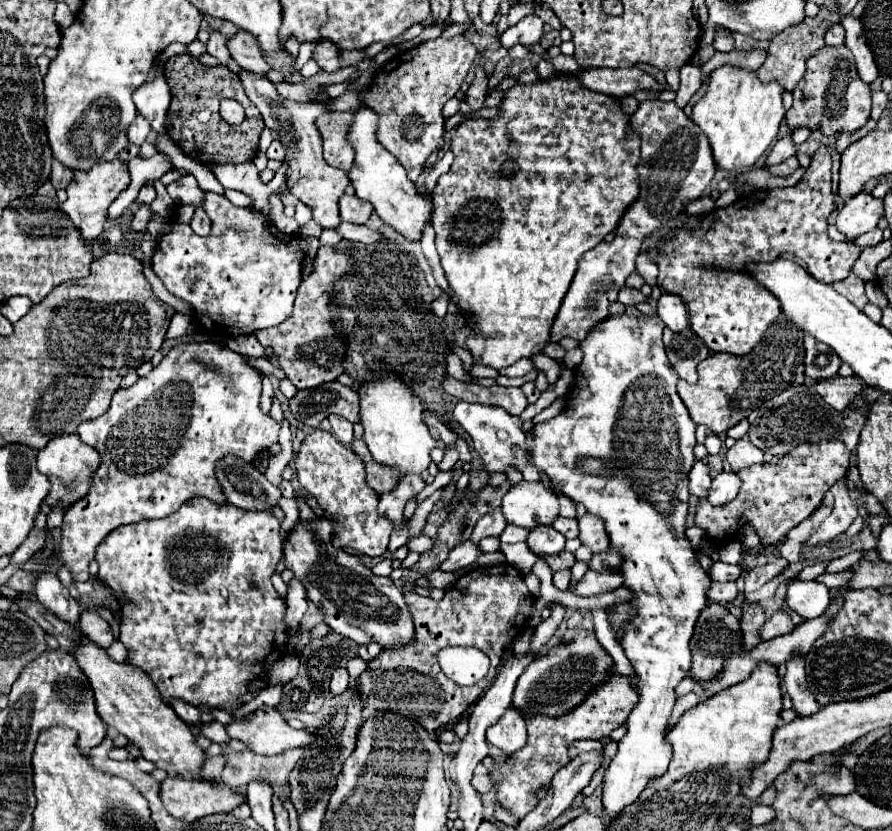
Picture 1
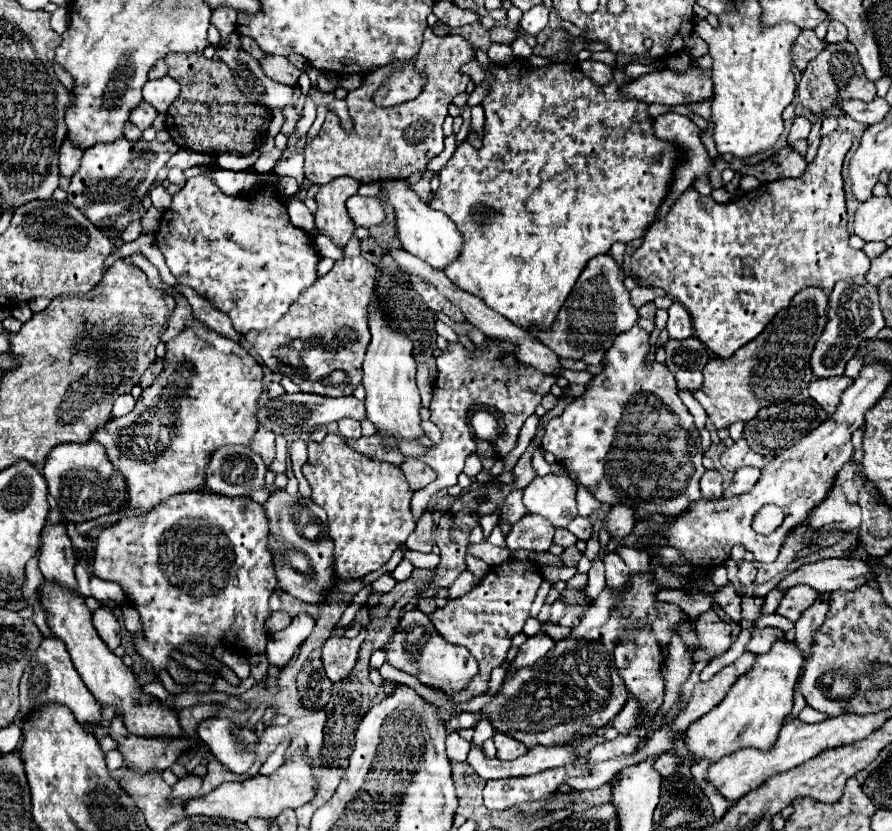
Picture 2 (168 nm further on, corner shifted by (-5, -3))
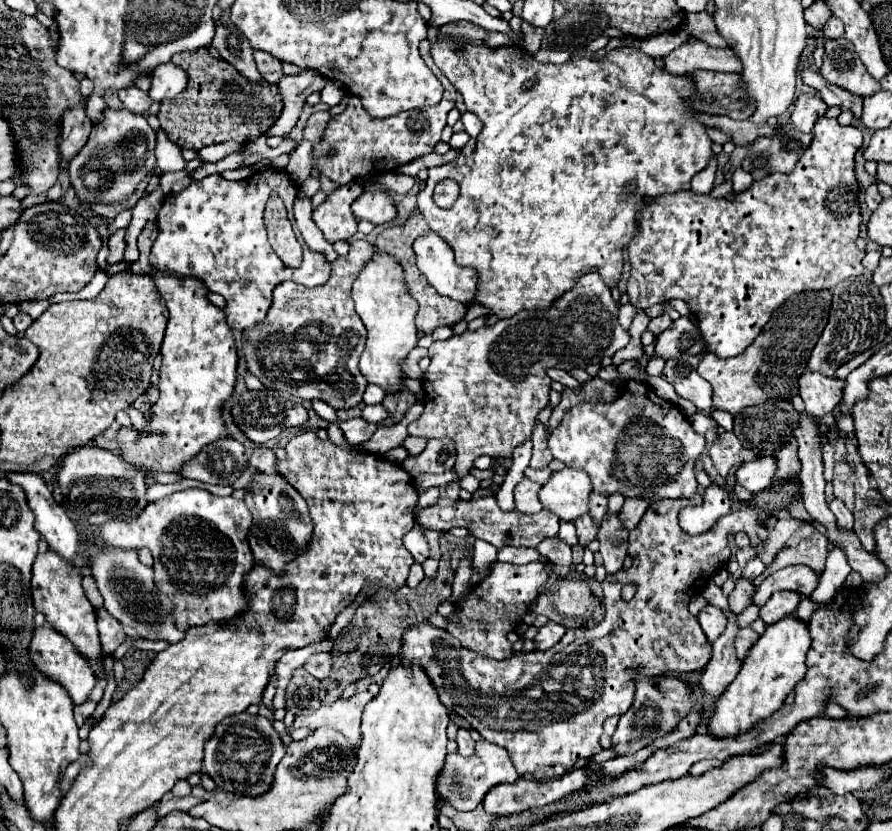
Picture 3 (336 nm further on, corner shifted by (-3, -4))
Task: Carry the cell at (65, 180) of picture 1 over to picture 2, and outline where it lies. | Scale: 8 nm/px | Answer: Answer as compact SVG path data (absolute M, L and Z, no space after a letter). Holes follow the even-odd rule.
M66 138L64 144L62 144L62 148L60 148L60 174L70 178L78 170L82 154L84 154L82 148L74 146L74 142Z

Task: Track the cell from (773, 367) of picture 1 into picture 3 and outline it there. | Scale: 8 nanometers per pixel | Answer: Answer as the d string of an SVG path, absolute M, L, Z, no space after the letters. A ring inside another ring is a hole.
M806 291L792 295L784 305L780 305L780 309L774 311L772 319L742 355L720 359L714 353L704 353L698 373L714 389L714 409L736 415L750 405L766 401L792 401L798 395L798 377L806 371L808 357L828 323L830 299L830 291Z

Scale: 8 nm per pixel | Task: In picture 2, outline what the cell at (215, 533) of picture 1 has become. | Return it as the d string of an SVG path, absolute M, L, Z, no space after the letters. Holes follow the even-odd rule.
M204 490L182 492L156 504L146 516L122 518L120 522L102 528L96 536L94 574L118 582L130 602L142 616L144 638L134 636L136 650L146 658L156 672L166 668L170 654L178 644L184 644L196 636L206 638L206 652L212 652L216 640L224 640L228 630L236 630L246 654L264 652L268 636L264 634L264 622L270 616L268 598L276 588L276 576L272 556L266 548L268 520L260 504L250 498L226 498Z

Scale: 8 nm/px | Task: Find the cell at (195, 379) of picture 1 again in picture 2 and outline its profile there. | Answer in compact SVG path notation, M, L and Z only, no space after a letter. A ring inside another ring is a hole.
M188 318L184 330L166 344L164 370L156 382L142 392L136 408L122 418L112 418L110 424L94 432L94 438L106 448L112 464L118 472L122 472L128 484L128 506L122 510L128 512L128 516L140 516L174 494L200 490L206 480L204 472L214 448L224 444L250 446L252 436L258 430L254 414L260 392L262 368L250 352L238 342L212 332L198 318Z

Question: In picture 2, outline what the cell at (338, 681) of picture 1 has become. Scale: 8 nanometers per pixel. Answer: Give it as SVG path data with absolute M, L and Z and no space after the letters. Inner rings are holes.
M360 632L356 638L330 636L324 642L324 646L322 646L322 666L324 666L326 676L332 682L340 682L342 678L346 678L352 672L362 640L364 640L364 634Z

